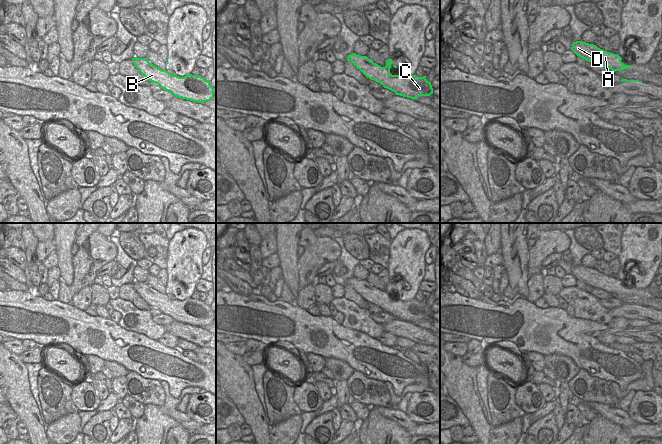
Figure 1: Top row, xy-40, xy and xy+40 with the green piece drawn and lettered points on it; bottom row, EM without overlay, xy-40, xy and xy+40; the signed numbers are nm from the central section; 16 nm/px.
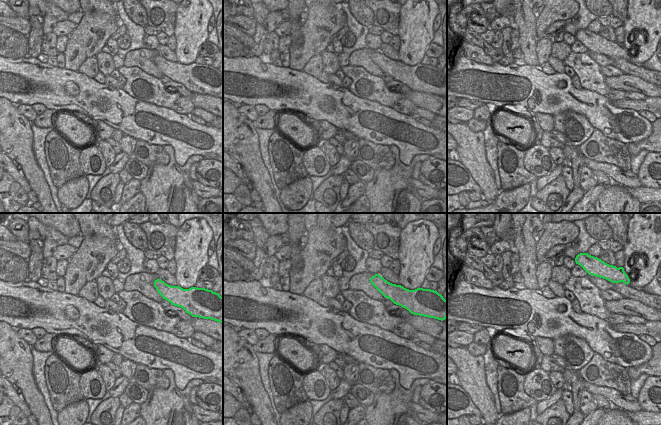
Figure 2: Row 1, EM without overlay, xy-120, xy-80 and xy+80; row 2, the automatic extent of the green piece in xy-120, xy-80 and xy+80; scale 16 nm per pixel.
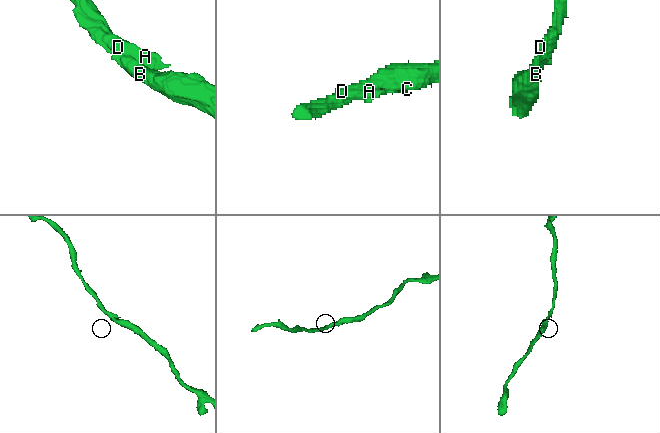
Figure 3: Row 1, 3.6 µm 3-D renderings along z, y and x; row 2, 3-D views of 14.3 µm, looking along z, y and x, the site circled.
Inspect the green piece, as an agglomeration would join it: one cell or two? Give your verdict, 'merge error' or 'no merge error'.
no merge error

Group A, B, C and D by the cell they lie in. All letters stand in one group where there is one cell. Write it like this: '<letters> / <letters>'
A B C D

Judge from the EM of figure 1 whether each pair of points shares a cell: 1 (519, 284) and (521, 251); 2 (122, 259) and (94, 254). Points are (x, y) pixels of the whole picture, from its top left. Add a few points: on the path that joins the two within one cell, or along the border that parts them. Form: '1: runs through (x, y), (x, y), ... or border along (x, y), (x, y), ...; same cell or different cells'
1: runs through (519, 276), (521, 259); same cell
2: border along (108, 237), (116, 247), (115, 259); different cells

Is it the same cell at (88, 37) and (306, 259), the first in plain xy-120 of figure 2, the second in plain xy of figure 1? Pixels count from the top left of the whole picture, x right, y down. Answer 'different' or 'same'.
same

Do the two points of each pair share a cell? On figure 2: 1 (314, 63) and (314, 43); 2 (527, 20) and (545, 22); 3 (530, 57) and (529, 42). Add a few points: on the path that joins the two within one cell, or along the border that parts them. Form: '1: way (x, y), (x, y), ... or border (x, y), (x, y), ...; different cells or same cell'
1: border (320, 53), (312, 56), (302, 69); different cells
2: border (537, 16), (536, 40); different cells
3: way (530, 53), (530, 46); same cell

